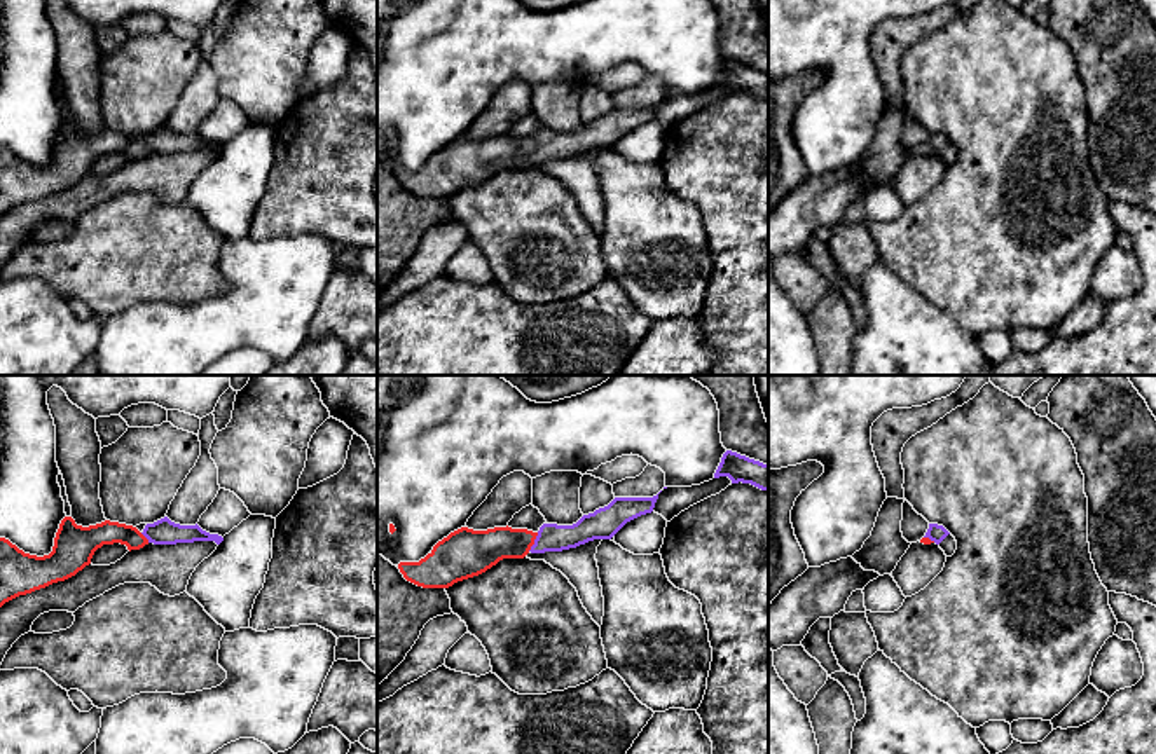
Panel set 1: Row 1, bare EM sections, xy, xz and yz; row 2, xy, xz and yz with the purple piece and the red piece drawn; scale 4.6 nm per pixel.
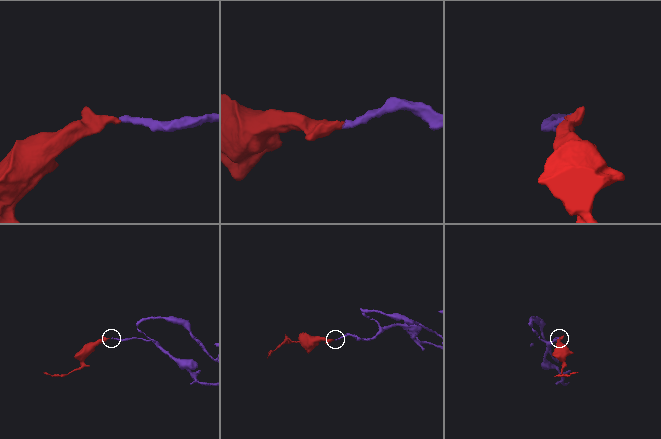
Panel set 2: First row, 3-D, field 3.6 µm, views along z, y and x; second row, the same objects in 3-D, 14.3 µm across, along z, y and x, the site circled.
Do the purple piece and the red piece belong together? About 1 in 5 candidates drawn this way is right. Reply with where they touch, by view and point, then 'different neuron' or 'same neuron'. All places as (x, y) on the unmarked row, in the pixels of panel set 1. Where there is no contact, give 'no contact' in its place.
xz (535, 150) | same neuron

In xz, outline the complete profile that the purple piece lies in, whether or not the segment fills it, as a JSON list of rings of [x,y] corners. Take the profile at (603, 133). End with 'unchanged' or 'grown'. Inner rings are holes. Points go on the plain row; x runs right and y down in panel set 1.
[[[615,106],[608,115],[583,124],[573,134],[543,133],[538,141],[494,136],[473,140],[461,136],[438,150],[419,171],[400,171],[403,187],[423,197],[449,197],[478,185],[503,168],[531,162],[562,161],[594,148],[611,148],[627,131],[651,122],[653,106]]]; grown

